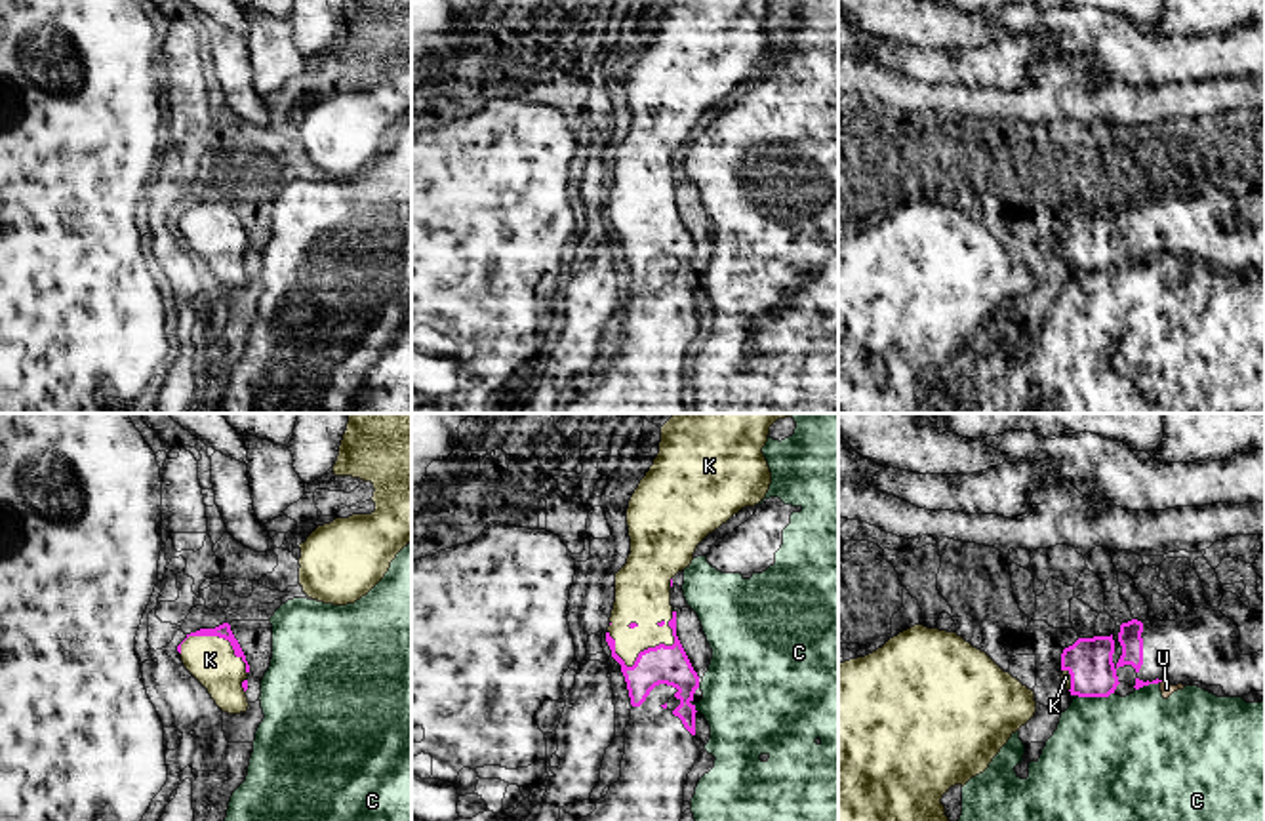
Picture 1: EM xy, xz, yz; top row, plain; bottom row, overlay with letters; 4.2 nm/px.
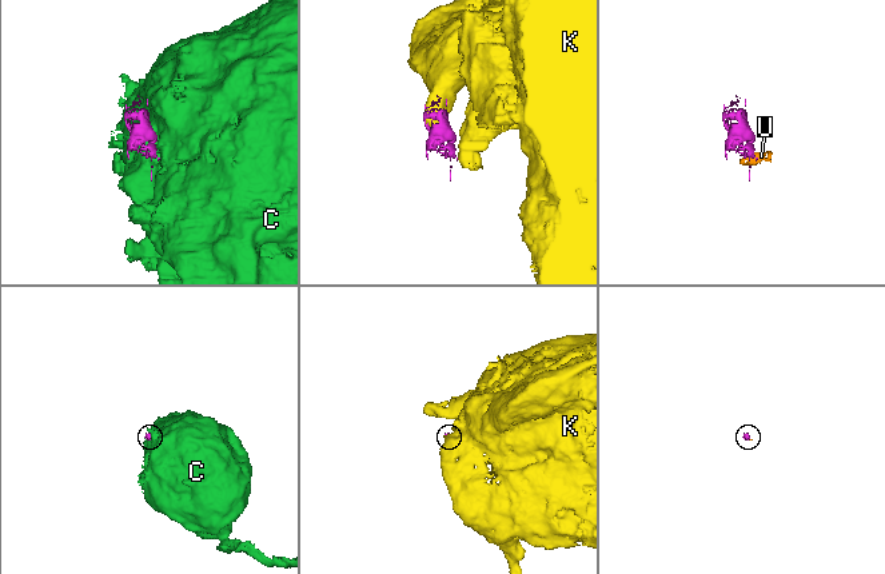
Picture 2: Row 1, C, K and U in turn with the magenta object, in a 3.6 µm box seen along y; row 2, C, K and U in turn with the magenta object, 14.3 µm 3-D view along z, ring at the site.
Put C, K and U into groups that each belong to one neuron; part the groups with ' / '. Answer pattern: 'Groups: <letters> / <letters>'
Groups: C U / K

